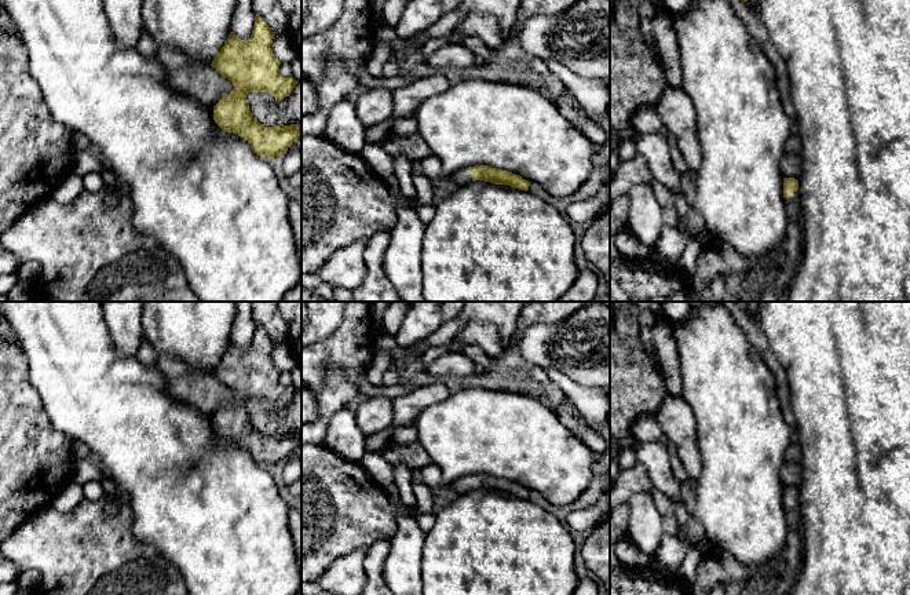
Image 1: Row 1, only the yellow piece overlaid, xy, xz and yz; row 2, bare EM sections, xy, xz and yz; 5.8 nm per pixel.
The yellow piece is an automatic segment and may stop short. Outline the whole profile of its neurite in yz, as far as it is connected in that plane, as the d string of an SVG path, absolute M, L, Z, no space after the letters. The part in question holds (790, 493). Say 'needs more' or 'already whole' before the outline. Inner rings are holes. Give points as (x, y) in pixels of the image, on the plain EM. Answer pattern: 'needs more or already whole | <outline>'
needs more | M783 486L783 505L787 523L786 545L775 561L767 565L748 566L726 550L710 544L698 565L690 595L792 595L801 577L804 561L803 516L797 488Z

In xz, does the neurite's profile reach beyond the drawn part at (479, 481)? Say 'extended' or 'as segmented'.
extended

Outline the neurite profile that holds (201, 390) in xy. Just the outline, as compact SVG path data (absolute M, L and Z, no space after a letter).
M158 355L157 368L165 380L165 391L176 401L213 416L234 394L208 372L191 369L173 355Z

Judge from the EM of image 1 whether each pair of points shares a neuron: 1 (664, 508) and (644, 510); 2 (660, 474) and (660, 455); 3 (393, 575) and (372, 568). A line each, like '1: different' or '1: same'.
1: different
2: same
3: different

